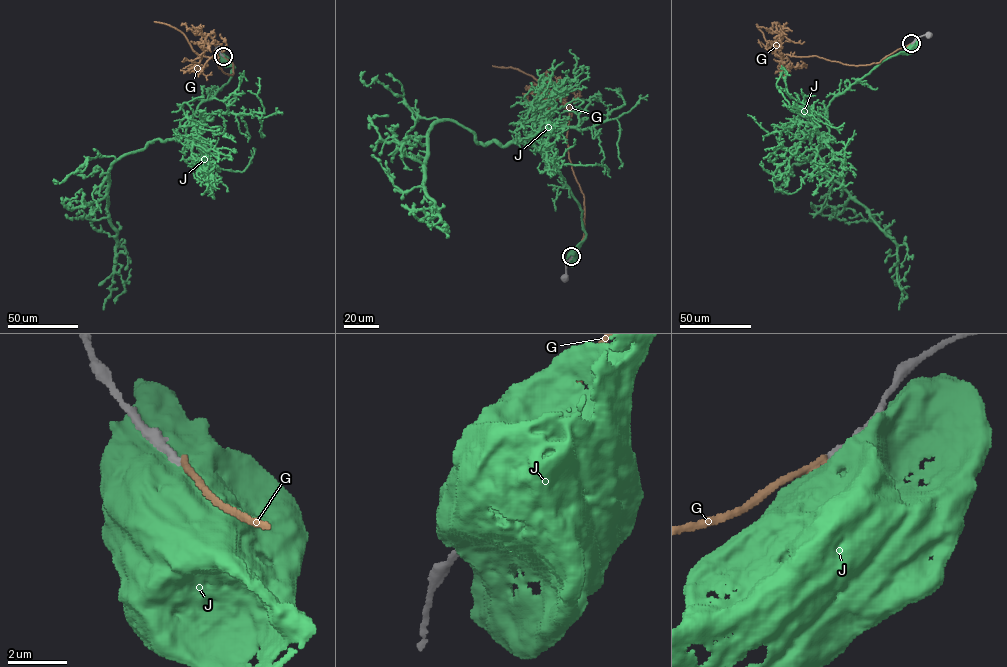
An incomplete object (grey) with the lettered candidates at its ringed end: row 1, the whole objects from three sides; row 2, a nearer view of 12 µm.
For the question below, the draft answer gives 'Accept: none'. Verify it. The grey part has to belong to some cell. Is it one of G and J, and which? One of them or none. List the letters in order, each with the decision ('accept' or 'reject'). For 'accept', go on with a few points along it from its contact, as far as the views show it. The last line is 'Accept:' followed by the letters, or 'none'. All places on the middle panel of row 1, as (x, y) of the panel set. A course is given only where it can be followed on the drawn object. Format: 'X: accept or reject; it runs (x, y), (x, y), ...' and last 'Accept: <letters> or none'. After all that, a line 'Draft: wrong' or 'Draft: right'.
G: reject
J: reject
Accept: none
Draft: right

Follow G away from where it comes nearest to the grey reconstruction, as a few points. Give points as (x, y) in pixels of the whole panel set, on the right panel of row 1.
G: (911, 43), (878, 63), (849, 65), (816, 56), (778, 56), (756, 24)

